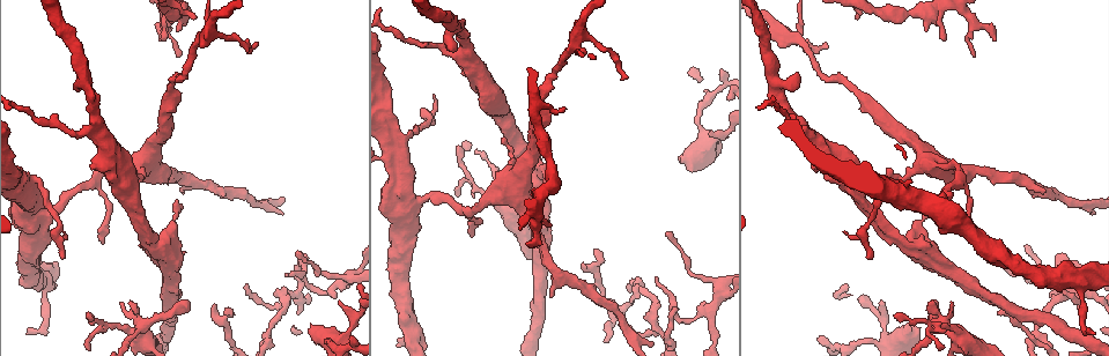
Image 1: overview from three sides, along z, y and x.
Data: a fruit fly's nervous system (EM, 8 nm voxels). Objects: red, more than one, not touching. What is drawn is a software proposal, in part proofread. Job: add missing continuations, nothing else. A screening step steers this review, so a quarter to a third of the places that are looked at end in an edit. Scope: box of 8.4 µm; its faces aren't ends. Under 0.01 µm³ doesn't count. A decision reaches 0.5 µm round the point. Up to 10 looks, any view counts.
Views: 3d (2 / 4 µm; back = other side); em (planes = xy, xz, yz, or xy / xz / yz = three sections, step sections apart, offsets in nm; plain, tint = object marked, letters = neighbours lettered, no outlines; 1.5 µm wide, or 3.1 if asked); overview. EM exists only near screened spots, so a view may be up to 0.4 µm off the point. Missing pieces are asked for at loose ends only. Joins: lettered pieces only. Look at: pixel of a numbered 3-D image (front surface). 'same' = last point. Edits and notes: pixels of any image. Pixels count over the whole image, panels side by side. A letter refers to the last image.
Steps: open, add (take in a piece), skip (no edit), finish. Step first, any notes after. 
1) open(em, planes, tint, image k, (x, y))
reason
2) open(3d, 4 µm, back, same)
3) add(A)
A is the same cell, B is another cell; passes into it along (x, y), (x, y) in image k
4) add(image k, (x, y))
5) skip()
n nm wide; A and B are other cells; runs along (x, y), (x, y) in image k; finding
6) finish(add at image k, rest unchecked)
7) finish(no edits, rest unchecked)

open(3d, 4 µm, image 1, (188, 301))
an open end

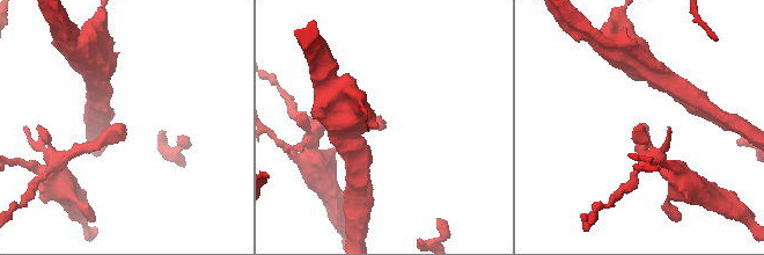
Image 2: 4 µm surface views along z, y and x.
open(em, planes, tint, image 2, (381, 128))

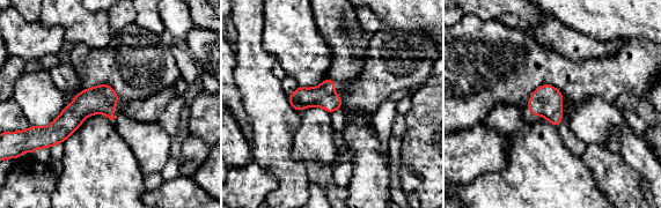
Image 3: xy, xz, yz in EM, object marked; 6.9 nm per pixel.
open(em, planes, letters, same)
see the neighbours

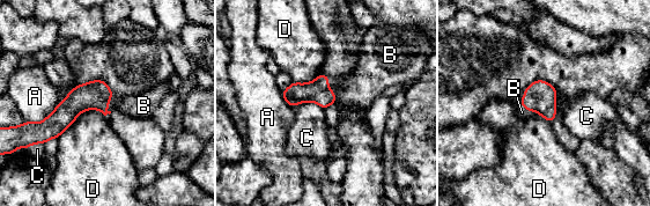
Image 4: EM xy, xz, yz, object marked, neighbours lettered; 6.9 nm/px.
add(image 4, (143, 105))
B is the same cell, A, C and D are other cells; the cell continues

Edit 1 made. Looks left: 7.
open(overview)

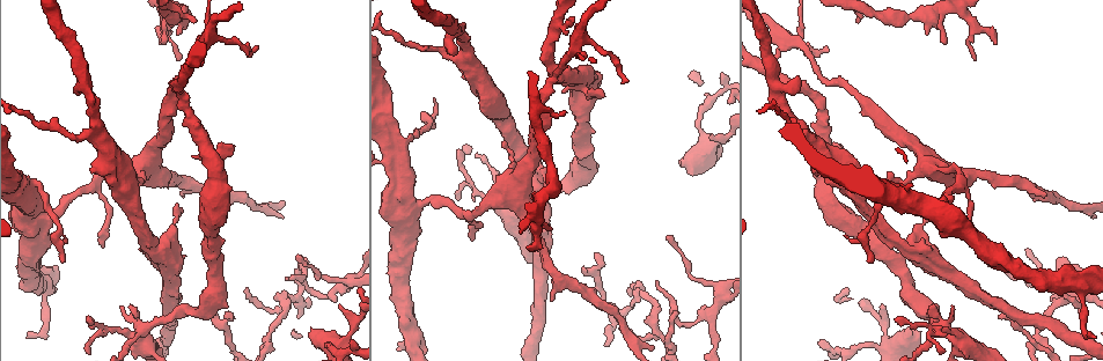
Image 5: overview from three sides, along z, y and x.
open(3d, 4 µm, back, image 5, (178, 214))
thin end

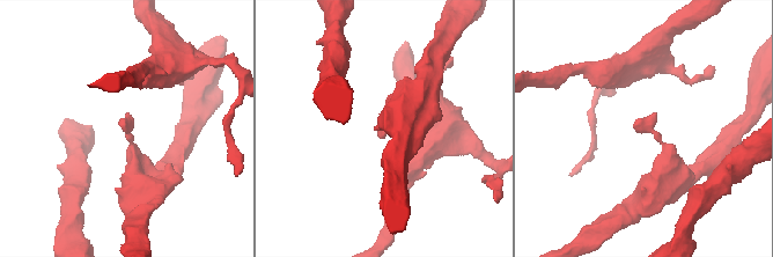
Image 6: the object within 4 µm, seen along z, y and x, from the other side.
open(em, planes, letters, image 6, (634, 123))
now the EM

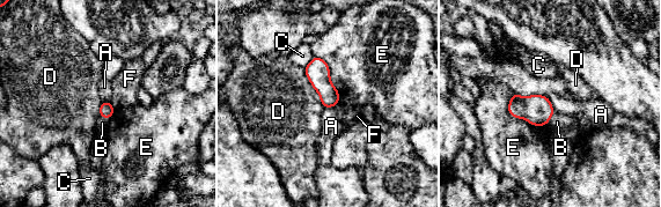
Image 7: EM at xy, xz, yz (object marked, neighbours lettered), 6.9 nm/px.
skip()
90 nm wide; E touches over 340 nm; A, B, C, D, E and F are other cells; no lettered piece goes on from it

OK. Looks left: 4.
open(3d, 2 µm, image 5, (655, 281))
branch stops here

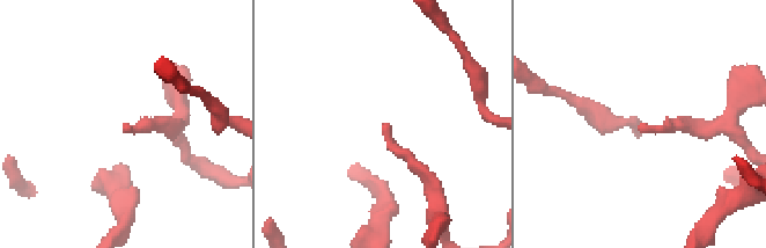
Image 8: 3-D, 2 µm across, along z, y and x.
open(em, planes, letters, image 8, (126, 125))

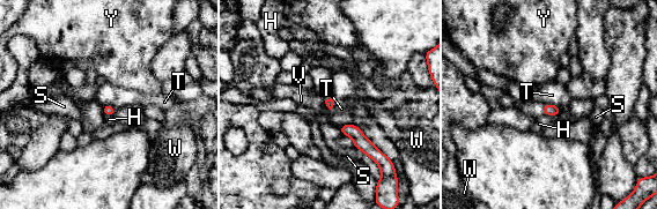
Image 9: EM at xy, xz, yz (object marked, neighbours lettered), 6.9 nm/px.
skip()
H, S, T, V, W and Y are other cells; border along (109, 103), (116, 109) in image 9; no lettered piece goes on from it

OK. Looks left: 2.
open(em, planes, letters, image 5, (908, 328))
stops while still wide

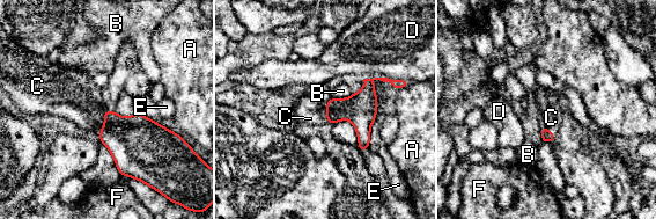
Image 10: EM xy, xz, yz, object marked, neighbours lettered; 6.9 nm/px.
add(image 10, (83, 107))
C is the same cell, A, B, D, E and F are other cells; passes into it along (134, 141), (104, 122), (83, 107) in image 10; the cell continues

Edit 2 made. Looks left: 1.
finish(add at image 4, add at image 10, rest unchecked)

